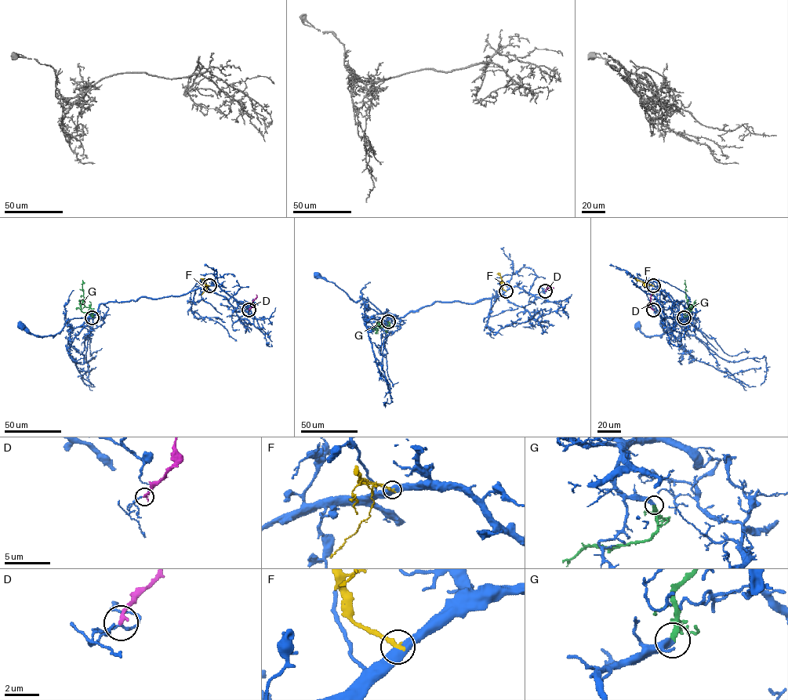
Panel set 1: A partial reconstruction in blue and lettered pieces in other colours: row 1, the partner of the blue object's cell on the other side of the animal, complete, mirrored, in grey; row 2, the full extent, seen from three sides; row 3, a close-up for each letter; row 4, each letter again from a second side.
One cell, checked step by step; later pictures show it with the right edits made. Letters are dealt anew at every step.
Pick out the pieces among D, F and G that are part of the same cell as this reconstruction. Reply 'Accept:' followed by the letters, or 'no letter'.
Accept: G

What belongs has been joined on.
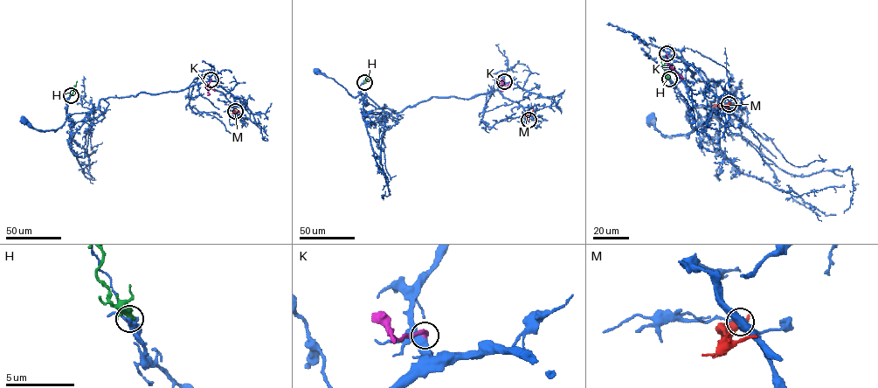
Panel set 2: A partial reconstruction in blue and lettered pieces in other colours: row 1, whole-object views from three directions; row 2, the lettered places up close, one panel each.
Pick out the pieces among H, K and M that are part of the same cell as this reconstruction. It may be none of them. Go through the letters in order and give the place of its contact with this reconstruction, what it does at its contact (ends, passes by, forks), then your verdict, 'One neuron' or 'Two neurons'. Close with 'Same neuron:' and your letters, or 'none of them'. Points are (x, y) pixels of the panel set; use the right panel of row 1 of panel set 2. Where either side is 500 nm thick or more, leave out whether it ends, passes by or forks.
H: Touches blue at (669, 79). It passes by. Two neurons
K: Touches blue at (667, 53). It ends there. One neuron
M: Touches blue at (729, 104). Two neurons
Same neuron: K

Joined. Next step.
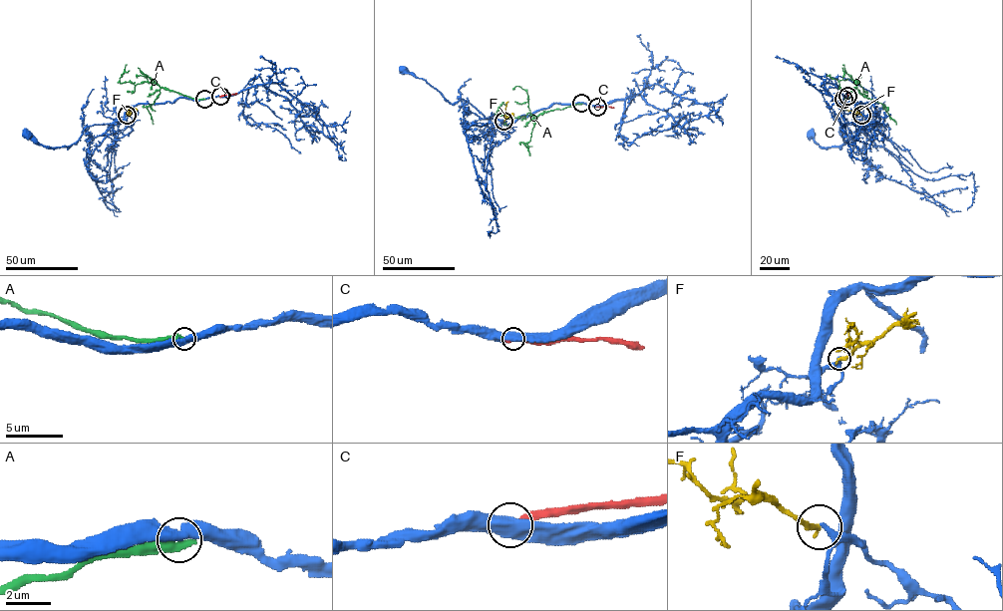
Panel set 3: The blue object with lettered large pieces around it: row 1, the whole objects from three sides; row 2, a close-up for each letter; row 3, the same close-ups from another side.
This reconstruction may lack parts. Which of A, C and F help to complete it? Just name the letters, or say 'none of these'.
F

